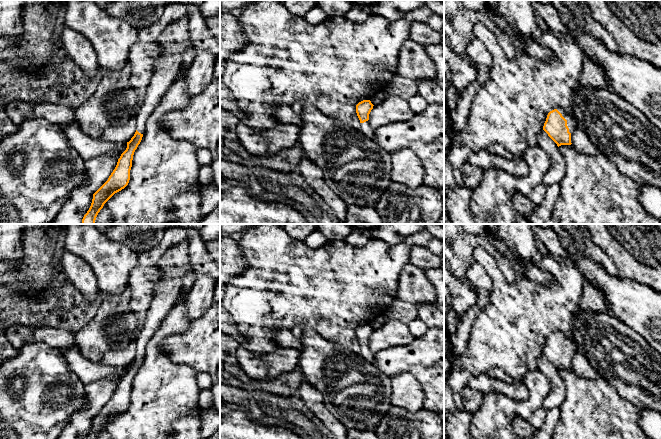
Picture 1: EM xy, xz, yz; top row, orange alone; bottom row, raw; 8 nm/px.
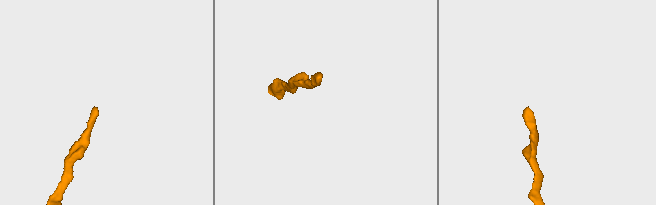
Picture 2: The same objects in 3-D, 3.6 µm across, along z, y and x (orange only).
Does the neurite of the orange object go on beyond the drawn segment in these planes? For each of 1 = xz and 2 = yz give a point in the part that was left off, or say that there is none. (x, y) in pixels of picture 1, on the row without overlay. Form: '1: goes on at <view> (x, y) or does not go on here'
1: goes on at xz (365, 351)
2: goes on at yz (567, 338)

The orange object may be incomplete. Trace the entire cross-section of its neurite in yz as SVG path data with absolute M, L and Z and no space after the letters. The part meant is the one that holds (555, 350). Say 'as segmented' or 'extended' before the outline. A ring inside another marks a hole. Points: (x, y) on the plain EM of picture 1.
extended; M557 332L550 335L543 350L543 354L558 371L572 368L571 358L576 352L576 342L571 332L568 334Z

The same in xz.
extended; M363 324L356 329L356 337L360 344L360 354L371 363L375 362L375 358L368 344L373 330L370 324Z

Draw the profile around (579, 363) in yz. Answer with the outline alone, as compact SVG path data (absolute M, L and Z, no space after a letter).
M576 352L573 355L571 358L571 367L581 377L593 380L598 376L588 359L582 353Z

